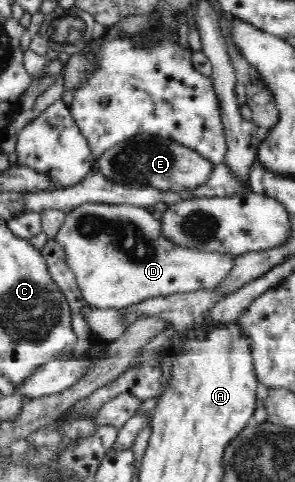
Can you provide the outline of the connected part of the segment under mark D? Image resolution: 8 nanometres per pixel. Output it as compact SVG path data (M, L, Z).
M99 202L80 204L80 206L76 206L76 208L73 208L68 212L65 222L62 223L60 231L57 232L55 240L59 242L61 249L65 252L66 263L70 266L70 269L76 277L77 287L81 291L81 295L84 298L85 303L92 308L120 309L156 296L165 296L177 293L196 293L200 290L215 291L220 289L227 282L226 278L228 278L230 273L235 270L235 264L237 261L235 256L226 255L224 252L198 251L188 247L176 246L175 243L172 243L172 240L168 240L167 236L165 236L165 232L163 232L163 224L154 218L150 208L129 204L106 204Z

